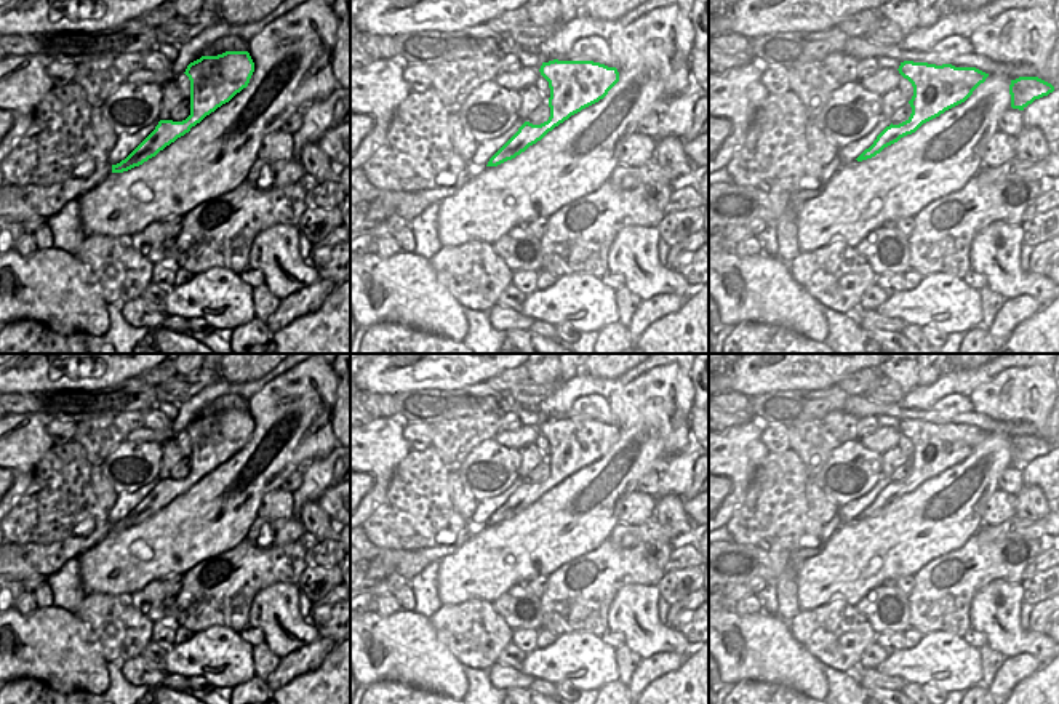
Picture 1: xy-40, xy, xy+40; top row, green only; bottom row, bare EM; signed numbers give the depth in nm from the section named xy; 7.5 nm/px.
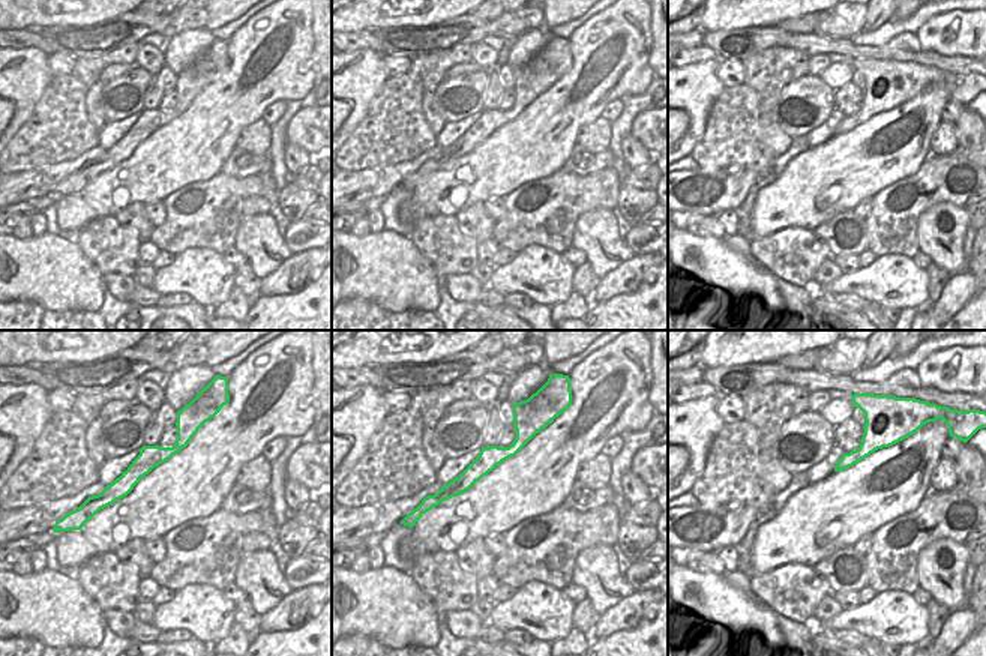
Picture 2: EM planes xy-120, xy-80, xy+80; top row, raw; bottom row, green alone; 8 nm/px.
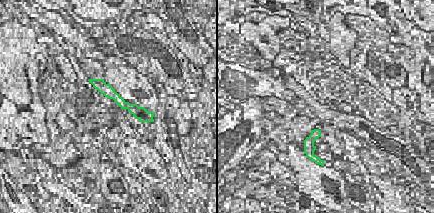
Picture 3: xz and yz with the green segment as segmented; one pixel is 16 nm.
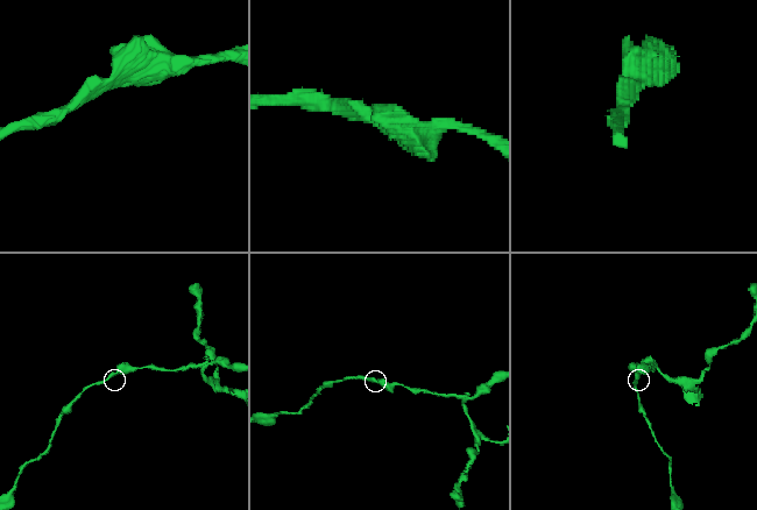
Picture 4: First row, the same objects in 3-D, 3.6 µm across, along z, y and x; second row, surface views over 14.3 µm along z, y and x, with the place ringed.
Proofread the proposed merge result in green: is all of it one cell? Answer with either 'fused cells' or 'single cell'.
single cell

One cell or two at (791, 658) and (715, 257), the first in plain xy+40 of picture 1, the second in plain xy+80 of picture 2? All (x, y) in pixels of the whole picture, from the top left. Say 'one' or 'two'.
one

